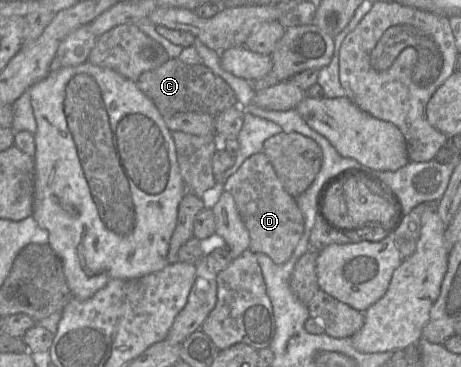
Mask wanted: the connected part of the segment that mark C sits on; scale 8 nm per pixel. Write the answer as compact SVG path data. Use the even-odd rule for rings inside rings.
M170 58L161 66L143 72L136 84L156 105L163 118L169 118L180 112L205 113L214 117L238 105L234 91L223 78L203 64L186 64L178 58Z

